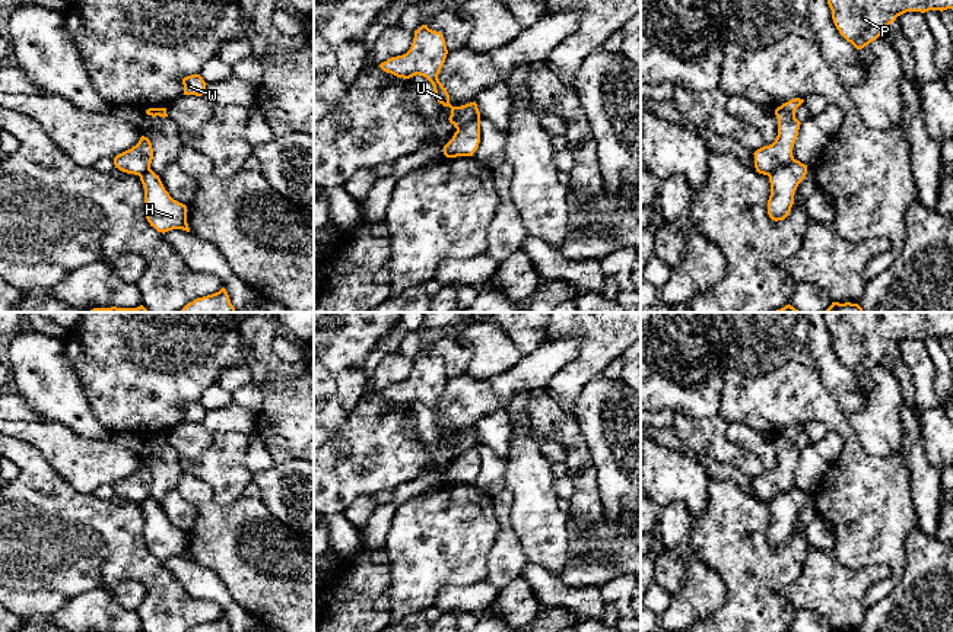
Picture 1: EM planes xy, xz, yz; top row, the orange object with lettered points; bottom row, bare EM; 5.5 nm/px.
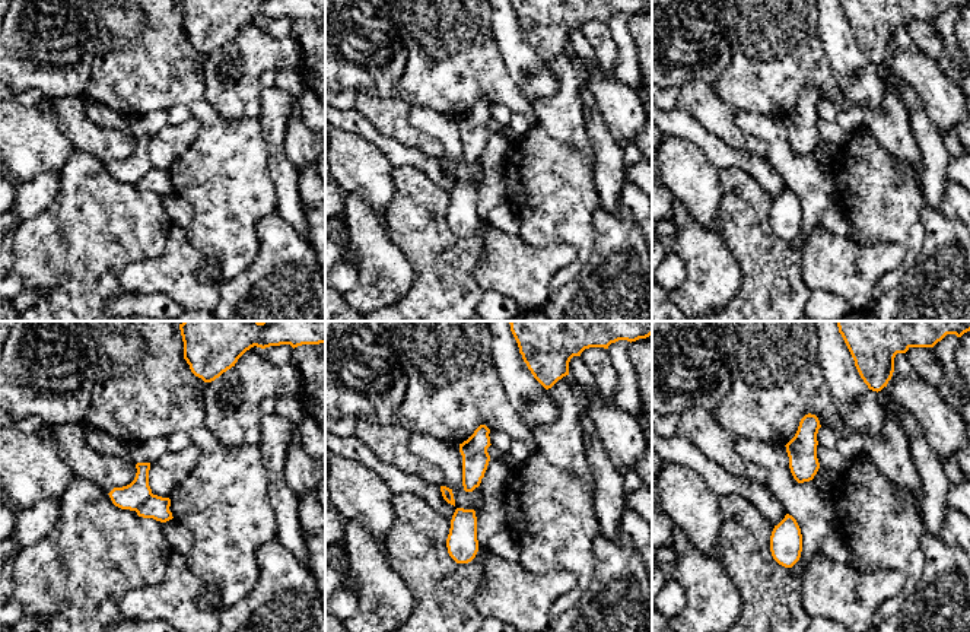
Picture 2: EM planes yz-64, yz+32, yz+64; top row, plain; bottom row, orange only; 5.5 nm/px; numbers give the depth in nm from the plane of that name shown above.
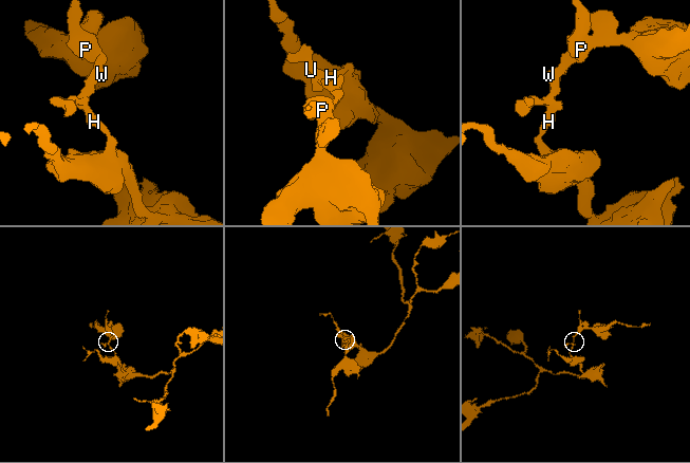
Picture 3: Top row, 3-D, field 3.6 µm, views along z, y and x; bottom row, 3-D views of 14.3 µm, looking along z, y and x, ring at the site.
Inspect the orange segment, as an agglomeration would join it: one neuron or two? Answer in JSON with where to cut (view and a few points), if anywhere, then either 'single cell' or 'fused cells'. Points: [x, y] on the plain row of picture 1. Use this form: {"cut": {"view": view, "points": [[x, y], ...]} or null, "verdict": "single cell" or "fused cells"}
{"cut": {"view": "yz", "points": [[793, 485], [768, 502]]}, "verdict": "fused cells"}

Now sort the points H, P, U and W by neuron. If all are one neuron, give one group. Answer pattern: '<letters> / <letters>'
H / P U W

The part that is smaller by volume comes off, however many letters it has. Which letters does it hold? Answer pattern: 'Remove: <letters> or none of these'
Remove: P, U, W

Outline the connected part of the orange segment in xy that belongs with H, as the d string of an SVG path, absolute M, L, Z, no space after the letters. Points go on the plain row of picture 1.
M149 496L139 504L144 515L144 542L150 553L162 560L172 556L190 559L187 533L169 523L159 502Z

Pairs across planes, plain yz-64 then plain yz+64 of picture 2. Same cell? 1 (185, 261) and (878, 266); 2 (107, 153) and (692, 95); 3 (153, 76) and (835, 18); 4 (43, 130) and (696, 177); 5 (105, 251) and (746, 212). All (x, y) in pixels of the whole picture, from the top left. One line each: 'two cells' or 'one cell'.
1: one cell
2: one cell
3: two cells
4: one cell
5: one cell

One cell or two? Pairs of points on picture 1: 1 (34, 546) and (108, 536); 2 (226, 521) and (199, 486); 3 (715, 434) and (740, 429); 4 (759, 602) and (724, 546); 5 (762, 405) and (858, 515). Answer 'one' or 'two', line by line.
1: one
2: two
3: two
4: one
5: one

